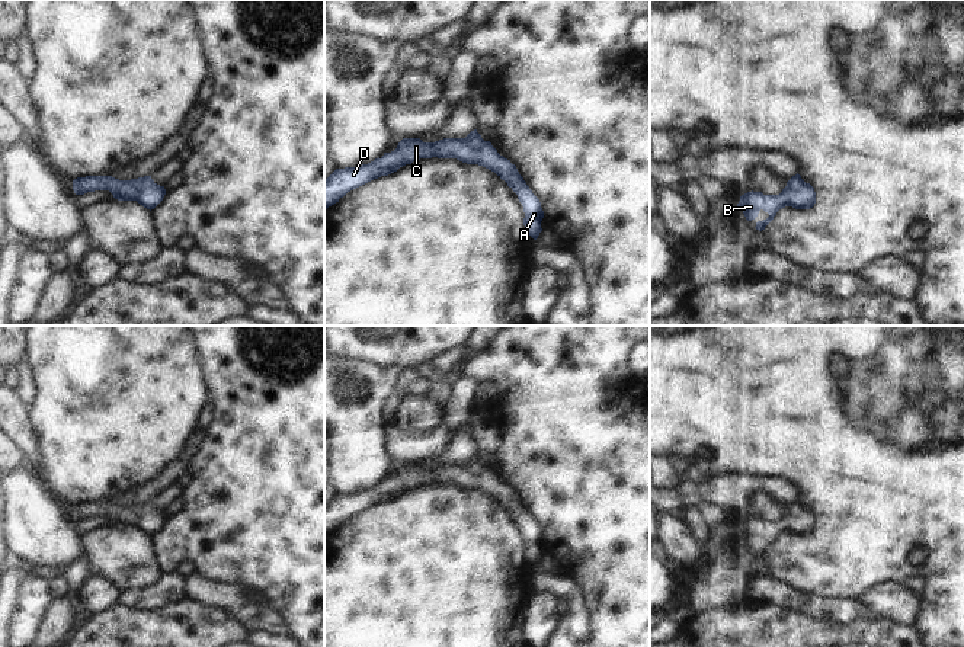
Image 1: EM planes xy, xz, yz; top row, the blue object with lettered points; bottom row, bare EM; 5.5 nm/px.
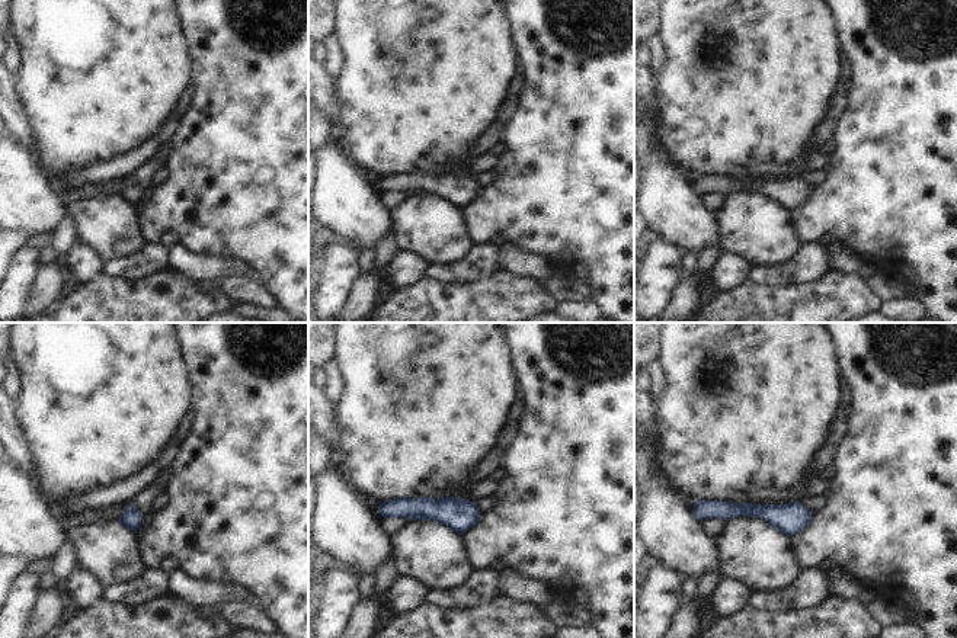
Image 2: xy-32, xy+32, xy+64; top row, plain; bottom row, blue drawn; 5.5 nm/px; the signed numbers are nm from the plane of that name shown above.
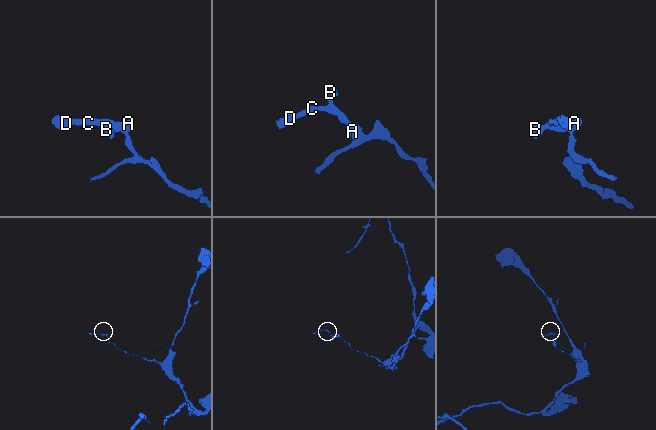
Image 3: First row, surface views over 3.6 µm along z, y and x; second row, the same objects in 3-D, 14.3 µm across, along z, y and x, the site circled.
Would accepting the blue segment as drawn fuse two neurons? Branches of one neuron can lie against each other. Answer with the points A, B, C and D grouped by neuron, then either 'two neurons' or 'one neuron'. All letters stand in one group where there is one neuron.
A B C D | one neuron

